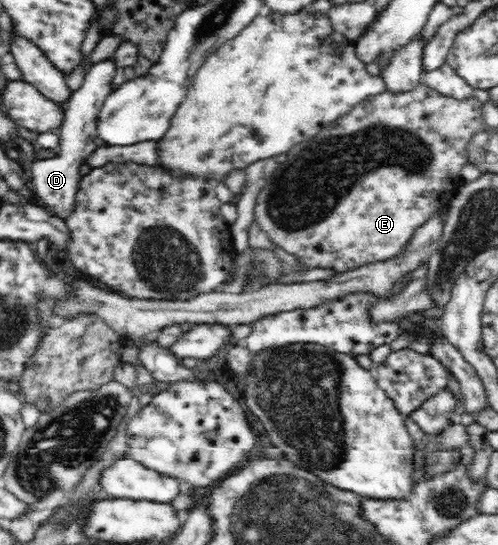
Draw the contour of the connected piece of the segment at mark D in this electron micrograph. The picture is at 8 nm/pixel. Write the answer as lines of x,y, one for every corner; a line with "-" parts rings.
108,58
93,63
84,76
82,85
72,91
69,104
65,110
63,124
57,132
59,144
58,157
34,160
31,165
32,182
37,196
45,202
46,206
53,208
55,216
66,220
76,207
76,196
79,186
79,168
101,143
98,139
97,117
103,107
104,100
111,94
111,80
116,72
113,59

